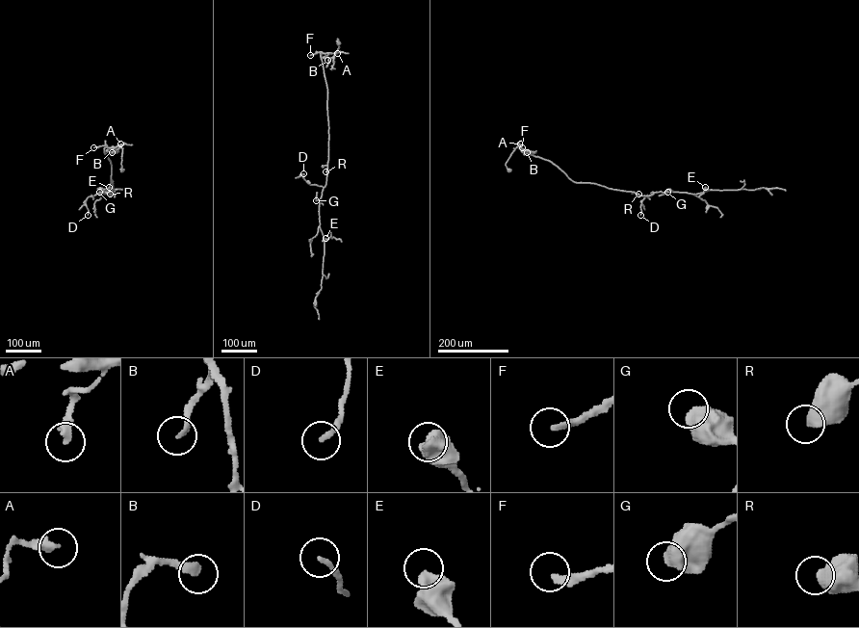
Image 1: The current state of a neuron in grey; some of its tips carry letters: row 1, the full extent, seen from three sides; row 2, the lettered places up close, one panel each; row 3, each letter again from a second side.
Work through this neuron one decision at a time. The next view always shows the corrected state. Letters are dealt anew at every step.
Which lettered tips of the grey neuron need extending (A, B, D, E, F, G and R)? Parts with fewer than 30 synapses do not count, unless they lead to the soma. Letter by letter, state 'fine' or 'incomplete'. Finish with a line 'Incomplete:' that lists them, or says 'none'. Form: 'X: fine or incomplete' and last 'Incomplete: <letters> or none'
A: incomplete
B: incomplete
D: fine
E: fine
F: incomplete
G: fine
R: fine
Incomplete: A, B, F

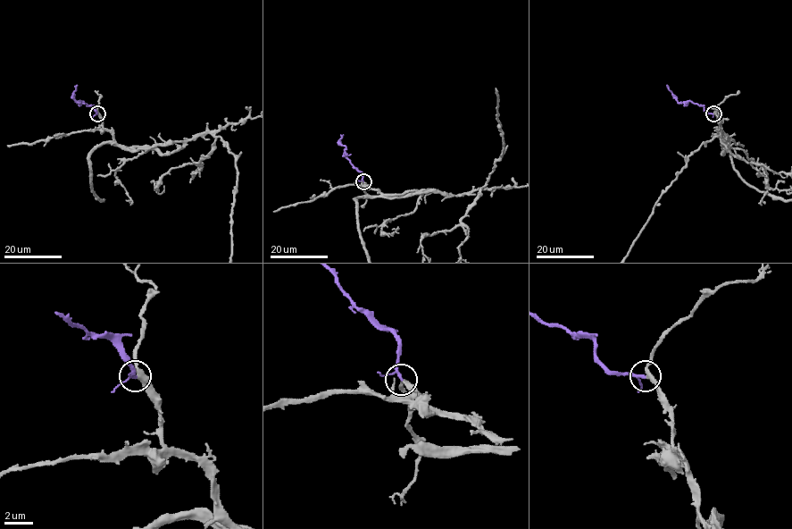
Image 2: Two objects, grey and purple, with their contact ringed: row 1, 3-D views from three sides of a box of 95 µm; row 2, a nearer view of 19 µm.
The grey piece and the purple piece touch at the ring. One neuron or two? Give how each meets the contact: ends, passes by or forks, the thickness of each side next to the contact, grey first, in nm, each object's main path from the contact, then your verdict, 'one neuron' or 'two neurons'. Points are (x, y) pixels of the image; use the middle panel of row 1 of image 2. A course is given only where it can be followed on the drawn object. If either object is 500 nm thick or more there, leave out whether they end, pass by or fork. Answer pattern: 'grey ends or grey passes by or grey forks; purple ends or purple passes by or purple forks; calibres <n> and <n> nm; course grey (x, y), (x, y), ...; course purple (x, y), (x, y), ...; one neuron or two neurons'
grey passes by; purple passes by; calibres 320 and 150 nm; course purple (363, 182), (362, 174), (347, 157), (345, 146), (339, 143), (343, 135); one neuron

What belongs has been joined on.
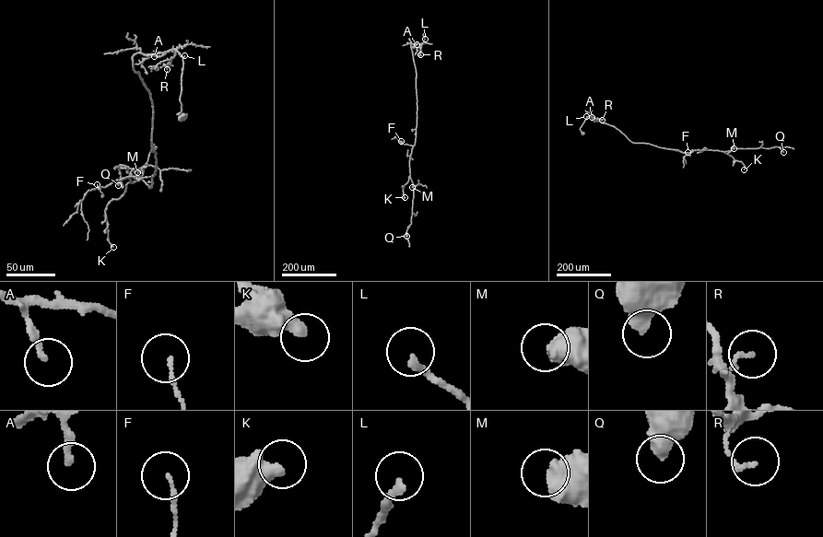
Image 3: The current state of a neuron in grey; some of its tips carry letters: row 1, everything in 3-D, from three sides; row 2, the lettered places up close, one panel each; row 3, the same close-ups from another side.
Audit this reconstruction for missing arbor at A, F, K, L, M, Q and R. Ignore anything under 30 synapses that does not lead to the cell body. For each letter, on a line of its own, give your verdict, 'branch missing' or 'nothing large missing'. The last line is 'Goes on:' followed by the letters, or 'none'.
A: branch missing
F: nothing large missing
K: nothing large missing
L: nothing large missing
M: nothing large missing
Q: nothing large missing
R: nothing large missing
Goes on: A

